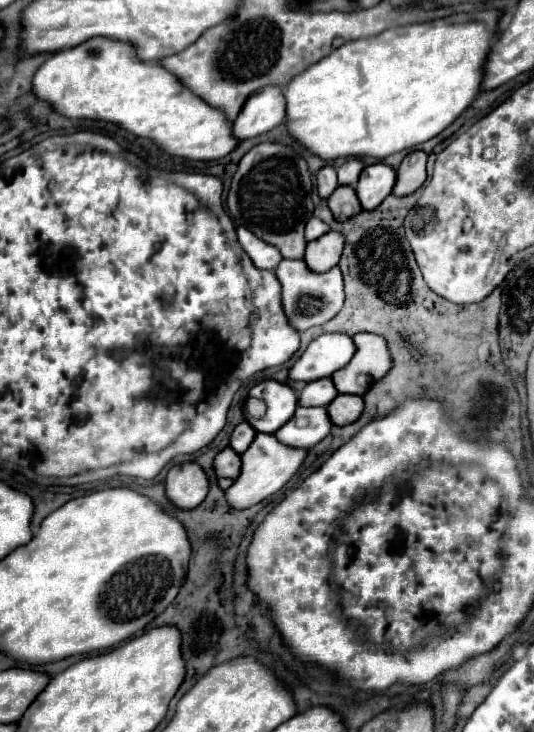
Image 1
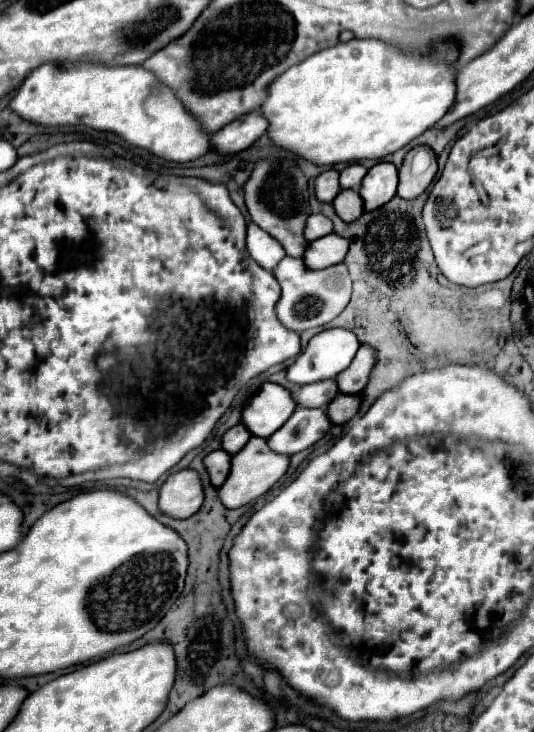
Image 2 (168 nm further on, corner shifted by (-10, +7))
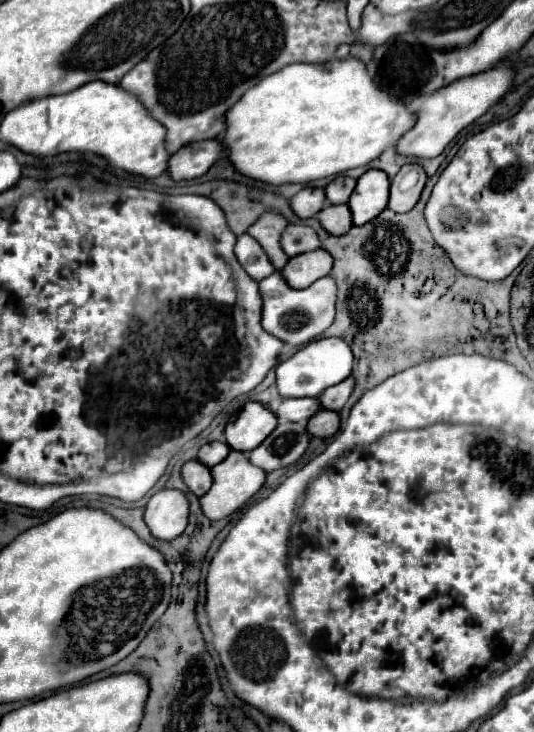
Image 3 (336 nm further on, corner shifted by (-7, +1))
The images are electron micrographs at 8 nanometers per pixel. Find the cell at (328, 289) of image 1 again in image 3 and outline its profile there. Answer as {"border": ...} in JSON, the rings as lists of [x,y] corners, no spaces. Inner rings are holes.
{"border":[[[273,271],[267,279],[259,283],[263,297],[263,329],[271,335],[277,335],[287,345],[301,345],[319,337],[335,319],[335,301],[337,301],[337,283],[331,275],[317,279],[307,289],[293,289],[283,279],[281,271]]]}

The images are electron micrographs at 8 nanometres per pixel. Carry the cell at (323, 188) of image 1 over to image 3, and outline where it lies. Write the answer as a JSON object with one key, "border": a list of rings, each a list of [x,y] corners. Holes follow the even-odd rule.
{"border":[[[303,187],[303,189],[291,199],[293,211],[295,211],[299,217],[303,217],[303,219],[315,217],[325,205],[327,205],[325,189],[319,189],[319,187]]]}

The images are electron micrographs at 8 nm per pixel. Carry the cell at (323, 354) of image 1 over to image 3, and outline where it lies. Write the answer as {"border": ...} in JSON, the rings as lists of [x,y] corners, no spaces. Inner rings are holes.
{"border":[[[323,337],[307,343],[291,359],[277,367],[277,389],[281,397],[319,397],[327,387],[341,383],[351,375],[353,353],[351,347],[339,337]]]}

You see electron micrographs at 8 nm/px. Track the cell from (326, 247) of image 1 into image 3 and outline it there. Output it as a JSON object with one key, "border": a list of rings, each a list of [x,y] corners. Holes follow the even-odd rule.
{"border":[[[319,247],[315,251],[291,257],[289,263],[283,267],[283,273],[285,281],[289,281],[293,289],[303,289],[321,279],[323,275],[329,275],[331,269],[333,269],[331,253]]]}

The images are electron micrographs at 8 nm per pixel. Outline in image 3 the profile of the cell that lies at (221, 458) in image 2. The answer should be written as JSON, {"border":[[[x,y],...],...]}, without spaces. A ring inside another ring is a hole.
{"border":[[[197,459],[185,463],[183,469],[181,469],[181,475],[183,475],[183,481],[187,483],[187,487],[197,497],[203,497],[211,489],[211,485],[213,485],[211,469],[207,465],[203,465],[201,461],[197,461]]]}

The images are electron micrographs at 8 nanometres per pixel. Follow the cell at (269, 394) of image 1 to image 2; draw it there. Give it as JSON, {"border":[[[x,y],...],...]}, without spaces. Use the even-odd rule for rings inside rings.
{"border":[[[264,383],[262,389],[248,401],[248,417],[242,423],[256,437],[268,439],[278,431],[296,409],[290,393],[276,383]]]}

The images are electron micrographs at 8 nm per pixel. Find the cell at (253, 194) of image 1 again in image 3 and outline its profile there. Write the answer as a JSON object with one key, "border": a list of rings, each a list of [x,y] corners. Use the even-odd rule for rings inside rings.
{"border":[[[265,211],[257,223],[253,223],[249,227],[249,235],[255,237],[261,247],[265,249],[265,253],[269,255],[271,263],[275,265],[275,269],[283,269],[285,263],[289,261],[289,257],[285,255],[283,247],[281,247],[281,233],[285,231],[287,227],[287,219],[281,215],[281,213],[275,213],[275,211]]]}

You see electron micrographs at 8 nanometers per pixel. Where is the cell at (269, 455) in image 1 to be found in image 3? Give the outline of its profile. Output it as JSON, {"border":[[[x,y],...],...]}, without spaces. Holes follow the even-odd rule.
{"border":[[[231,451],[225,461],[211,467],[211,473],[213,473],[213,487],[209,489],[209,493],[205,493],[199,499],[199,503],[201,503],[203,513],[213,521],[215,519],[225,519],[233,511],[237,511],[241,505],[245,505],[263,487],[265,477],[267,477],[267,471],[263,471],[261,467],[257,467],[249,461],[247,451]]]}

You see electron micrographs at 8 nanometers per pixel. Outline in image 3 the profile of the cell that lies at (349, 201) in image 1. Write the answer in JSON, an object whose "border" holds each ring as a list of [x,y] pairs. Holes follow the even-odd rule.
{"border":[[[327,205],[317,219],[333,235],[345,235],[353,227],[353,217],[349,205]]]}

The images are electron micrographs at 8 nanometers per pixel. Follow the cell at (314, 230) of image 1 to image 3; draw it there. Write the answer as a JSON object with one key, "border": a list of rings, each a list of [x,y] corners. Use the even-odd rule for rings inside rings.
{"border":[[[289,225],[281,237],[281,245],[289,257],[313,251],[321,245],[319,235],[313,227],[307,225]]]}

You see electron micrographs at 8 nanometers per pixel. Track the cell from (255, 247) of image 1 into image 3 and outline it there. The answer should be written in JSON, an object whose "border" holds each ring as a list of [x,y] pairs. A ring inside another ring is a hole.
{"border":[[[247,233],[237,237],[235,255],[237,255],[239,263],[243,265],[243,269],[249,273],[249,277],[253,277],[255,281],[263,281],[265,277],[269,277],[269,273],[275,271],[275,267],[271,265],[269,257],[263,251],[263,247]]]}

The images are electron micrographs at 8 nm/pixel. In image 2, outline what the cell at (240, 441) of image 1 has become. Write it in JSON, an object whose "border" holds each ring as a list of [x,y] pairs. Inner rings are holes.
{"border":[[[240,423],[240,425],[236,425],[236,427],[232,427],[232,429],[228,429],[224,433],[224,437],[222,437],[222,449],[228,451],[230,455],[236,455],[248,443],[248,439],[250,439],[250,433]]]}

